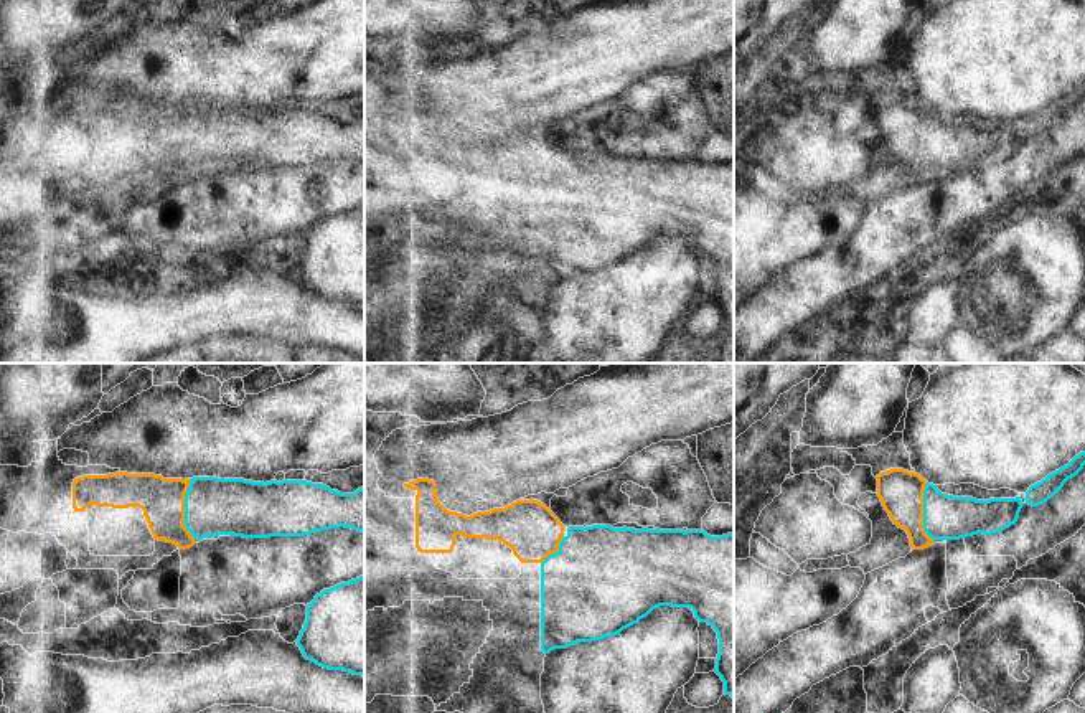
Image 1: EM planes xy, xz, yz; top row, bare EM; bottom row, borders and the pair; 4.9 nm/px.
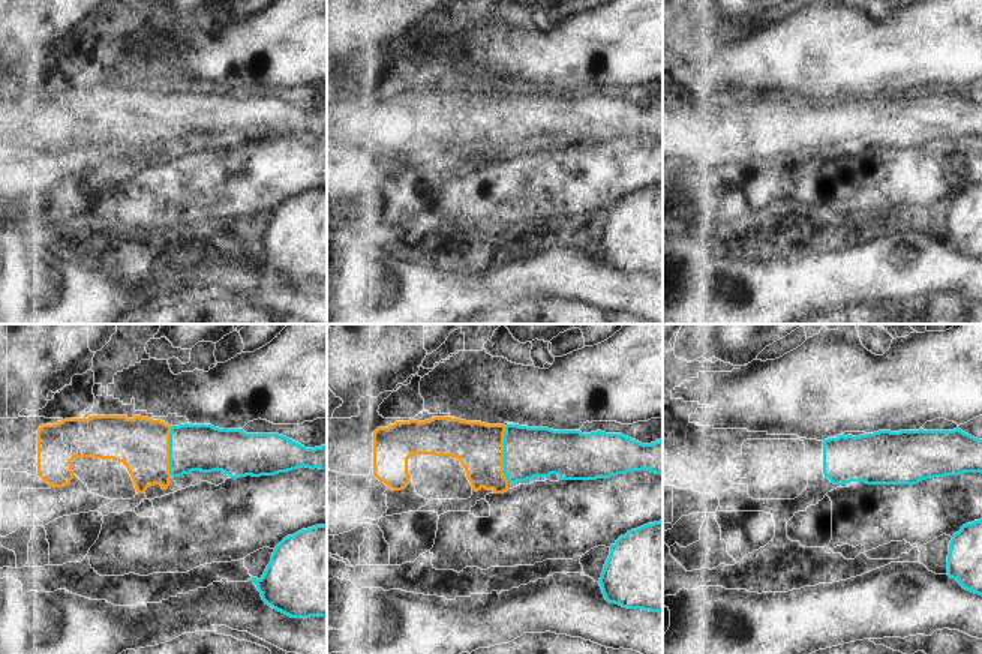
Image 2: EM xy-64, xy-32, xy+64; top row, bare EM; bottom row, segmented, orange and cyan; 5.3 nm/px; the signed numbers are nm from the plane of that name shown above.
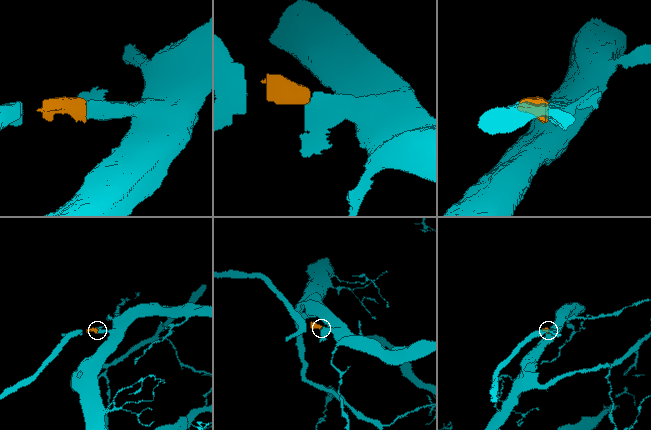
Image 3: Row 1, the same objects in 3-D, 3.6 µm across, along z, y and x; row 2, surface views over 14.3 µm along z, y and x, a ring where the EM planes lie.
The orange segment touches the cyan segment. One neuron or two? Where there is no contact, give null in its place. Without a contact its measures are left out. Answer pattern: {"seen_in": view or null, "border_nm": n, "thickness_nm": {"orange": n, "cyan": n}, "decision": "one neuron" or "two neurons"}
{"seen_in": "xy", "border_nm": 300, "thickness_nm": {"orange": 220, "cyan": 280}, "decision": "one neuron"}

